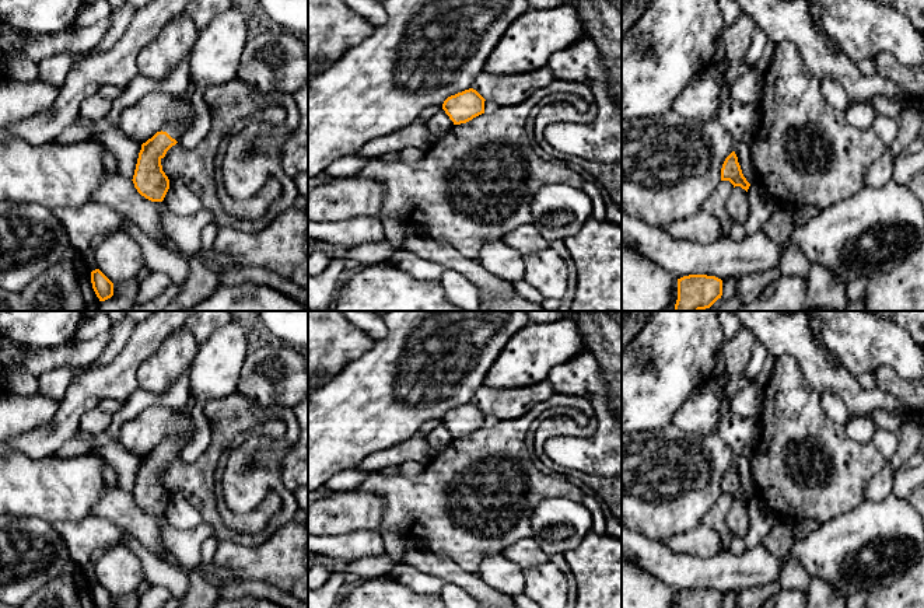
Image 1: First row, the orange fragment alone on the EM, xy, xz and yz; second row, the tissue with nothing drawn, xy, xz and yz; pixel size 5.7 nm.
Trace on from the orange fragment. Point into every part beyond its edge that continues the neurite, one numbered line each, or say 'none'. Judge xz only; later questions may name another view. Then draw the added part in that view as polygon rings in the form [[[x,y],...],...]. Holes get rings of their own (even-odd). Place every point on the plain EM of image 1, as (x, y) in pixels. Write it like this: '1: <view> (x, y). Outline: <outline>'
none

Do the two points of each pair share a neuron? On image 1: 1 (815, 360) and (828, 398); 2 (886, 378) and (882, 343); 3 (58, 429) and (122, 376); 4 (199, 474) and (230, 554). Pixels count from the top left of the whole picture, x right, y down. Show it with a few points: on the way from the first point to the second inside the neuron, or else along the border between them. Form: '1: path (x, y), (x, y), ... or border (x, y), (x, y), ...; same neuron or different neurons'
1: border (822, 394), (836, 394), (850, 411); different neurons
2: border (874, 371), (881, 366), (889, 366), (909, 380); different neurons
3: path (72, 412), (101, 383), (105, 383); same neuron
4: border (219, 541), (256, 547); different neurons

